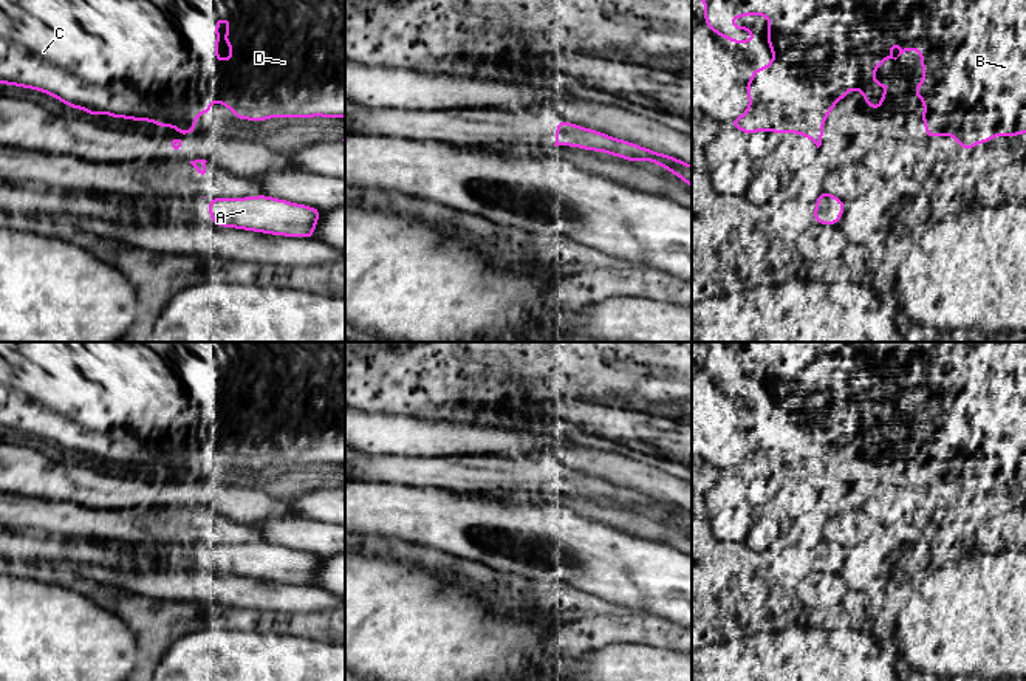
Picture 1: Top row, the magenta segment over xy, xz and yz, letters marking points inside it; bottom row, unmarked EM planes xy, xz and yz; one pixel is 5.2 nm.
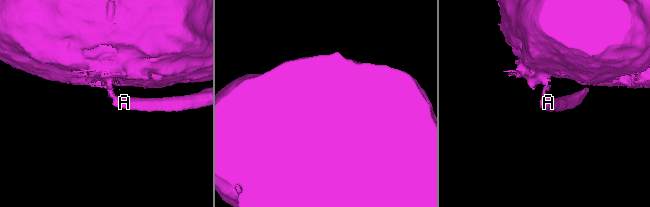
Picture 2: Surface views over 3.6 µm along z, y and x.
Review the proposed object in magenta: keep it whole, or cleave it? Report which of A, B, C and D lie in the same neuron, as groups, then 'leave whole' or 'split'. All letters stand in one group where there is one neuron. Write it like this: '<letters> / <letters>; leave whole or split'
A / B C D; split

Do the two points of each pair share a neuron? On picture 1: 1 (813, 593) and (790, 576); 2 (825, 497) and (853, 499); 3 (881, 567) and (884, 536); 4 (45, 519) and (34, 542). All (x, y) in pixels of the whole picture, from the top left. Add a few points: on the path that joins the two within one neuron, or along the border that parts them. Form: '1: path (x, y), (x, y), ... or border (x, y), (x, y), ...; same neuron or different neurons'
1: border (805, 576), (796, 588); different neurons
2: path (831, 497), (847, 499); same neuron
3: path (882, 559), (884, 544); same neuron
4: border (16, 530), (61, 534), (73, 539); different neurons

